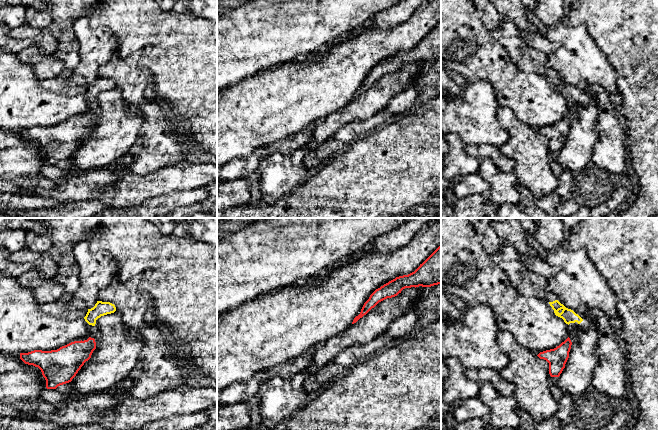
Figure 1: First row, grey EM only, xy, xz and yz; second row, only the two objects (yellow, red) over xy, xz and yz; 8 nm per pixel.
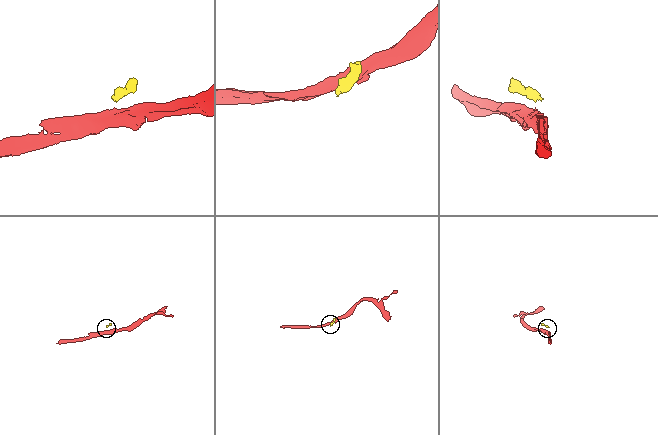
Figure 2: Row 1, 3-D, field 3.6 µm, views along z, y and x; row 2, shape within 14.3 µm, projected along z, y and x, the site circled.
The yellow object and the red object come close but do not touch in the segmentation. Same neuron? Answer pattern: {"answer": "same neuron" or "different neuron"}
{"answer": "different neuron"}

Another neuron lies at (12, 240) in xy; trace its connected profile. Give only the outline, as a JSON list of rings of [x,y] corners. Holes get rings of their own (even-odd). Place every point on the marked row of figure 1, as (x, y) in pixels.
[[[0,228],[0,246],[7,249],[10,253],[19,251],[25,248],[26,240],[24,230],[12,230]]]

